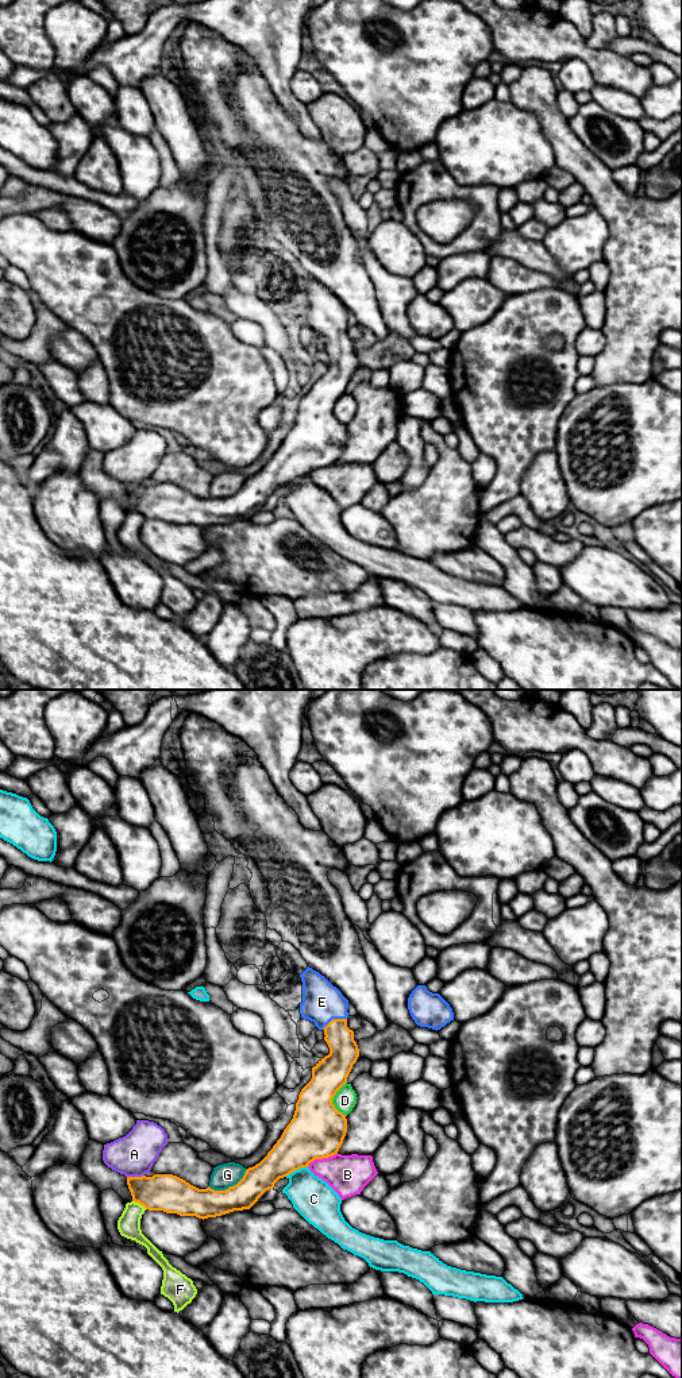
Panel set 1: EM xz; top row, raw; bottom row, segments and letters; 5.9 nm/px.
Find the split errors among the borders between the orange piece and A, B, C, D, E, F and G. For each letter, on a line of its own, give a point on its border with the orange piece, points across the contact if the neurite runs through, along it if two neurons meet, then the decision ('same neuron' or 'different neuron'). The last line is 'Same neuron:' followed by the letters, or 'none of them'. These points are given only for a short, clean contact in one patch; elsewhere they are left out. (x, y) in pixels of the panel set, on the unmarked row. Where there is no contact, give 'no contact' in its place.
A: xz (135, 486) | along xz (143, 483), (127, 486) | different neuron
B: xz (322, 467) | different neuron
C: xz (296, 478) | different neuron
D: xz (332, 406) | different neuron
E: xz (334, 328) | across xz (343, 359), (334, 328), (322, 311) | same neuron
F: xz (139, 512) | different neuron
G: xz (230, 495) | different neuron
Same neuron: E

